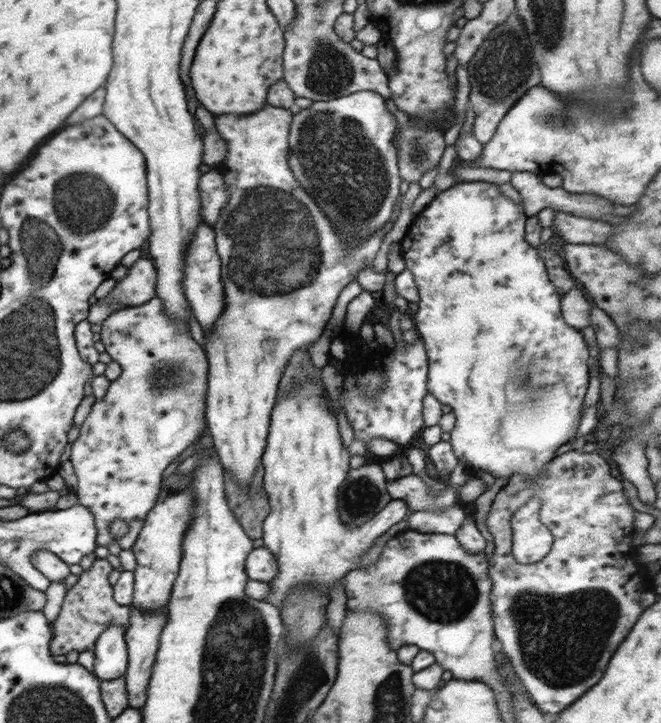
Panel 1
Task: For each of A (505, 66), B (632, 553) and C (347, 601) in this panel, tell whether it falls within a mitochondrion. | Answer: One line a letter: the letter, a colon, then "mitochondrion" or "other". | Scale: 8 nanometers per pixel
A: mitochondrion
B: other
C: other

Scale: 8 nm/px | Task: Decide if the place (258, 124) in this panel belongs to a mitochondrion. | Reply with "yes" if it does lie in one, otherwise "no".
no

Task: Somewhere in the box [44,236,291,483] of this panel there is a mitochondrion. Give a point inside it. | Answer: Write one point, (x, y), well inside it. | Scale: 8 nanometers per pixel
(164, 378)

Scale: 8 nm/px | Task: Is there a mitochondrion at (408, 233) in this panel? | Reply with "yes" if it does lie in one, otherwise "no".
no

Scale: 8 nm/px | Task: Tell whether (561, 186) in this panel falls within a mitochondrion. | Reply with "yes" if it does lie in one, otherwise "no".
no

